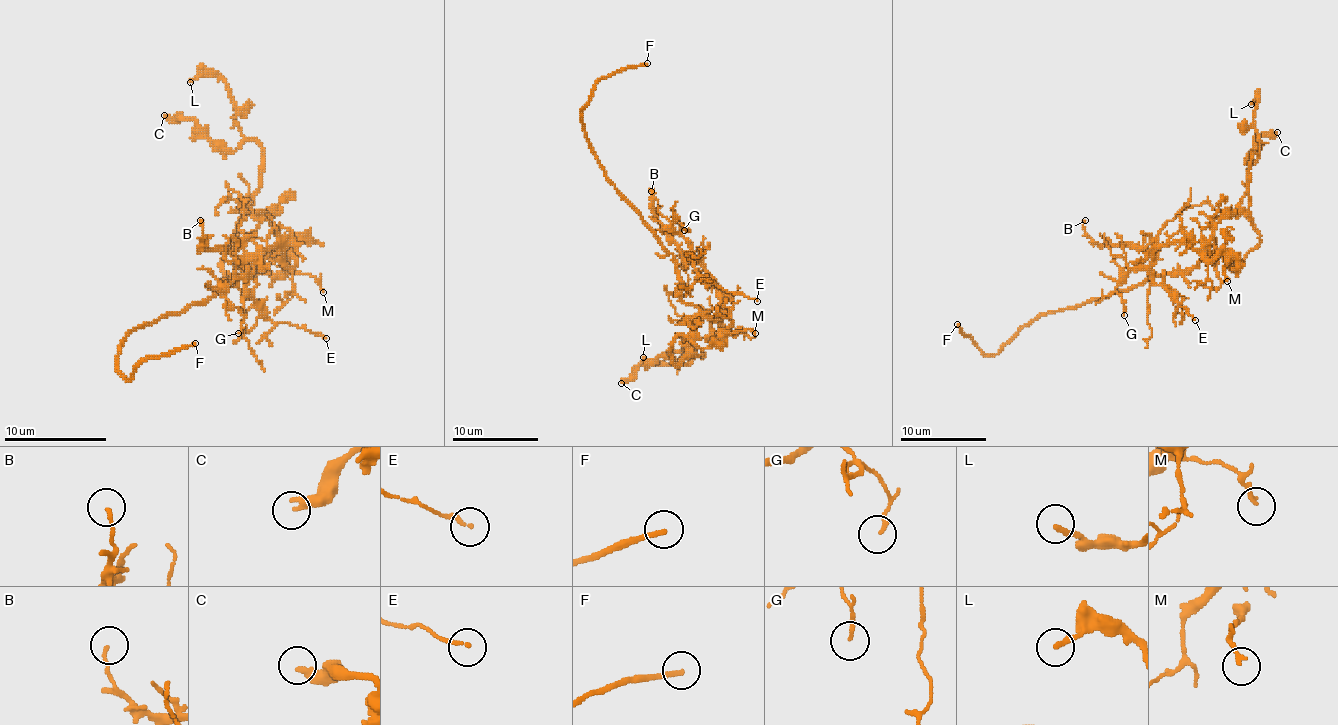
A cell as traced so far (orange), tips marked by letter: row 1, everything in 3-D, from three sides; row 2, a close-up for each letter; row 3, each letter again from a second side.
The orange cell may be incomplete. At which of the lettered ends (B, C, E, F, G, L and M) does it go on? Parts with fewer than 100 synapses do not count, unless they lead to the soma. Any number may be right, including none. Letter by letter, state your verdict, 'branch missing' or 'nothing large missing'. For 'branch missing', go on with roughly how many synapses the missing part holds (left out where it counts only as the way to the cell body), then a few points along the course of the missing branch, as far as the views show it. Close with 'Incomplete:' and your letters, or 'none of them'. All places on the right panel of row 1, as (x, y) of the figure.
B: nothing large missing
C: nothing large missing
E: nothing large missing
F: branch missing; missing branch runs (957, 324), (957, 315), (953, 311), (936, 304), (925, 294), (917, 268), (906, 263), (899, 253)
G: nothing large missing
L: nothing large missing
M: nothing large missing
Incomplete: F

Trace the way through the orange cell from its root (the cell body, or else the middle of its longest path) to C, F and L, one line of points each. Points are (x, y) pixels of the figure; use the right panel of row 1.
C: (1169, 274), (1188, 272), (1214, 255), (1216, 216), (1249, 212), (1253, 141), (1277, 132)
F: (1169, 274), (1154, 274), (1134, 287), (1050, 311), (1024, 324), (996, 354), (986, 354), (957, 324)
L: (1169, 274), (1188, 272), (1214, 255), (1216, 216), (1249, 212), (1249, 162), (1259, 151), (1257, 100), (1251, 104)

